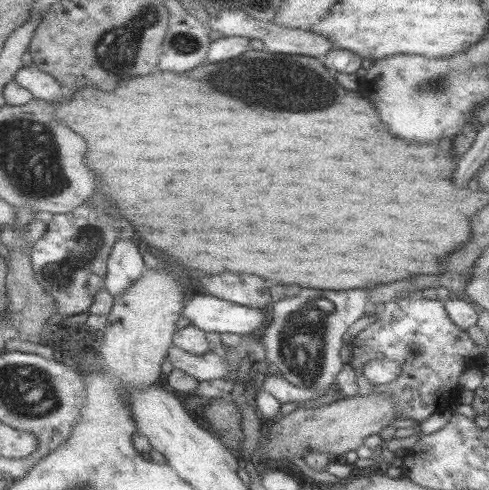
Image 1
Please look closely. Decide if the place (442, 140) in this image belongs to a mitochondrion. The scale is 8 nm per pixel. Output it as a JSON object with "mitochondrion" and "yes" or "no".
{"mitochondrion":"no"}

